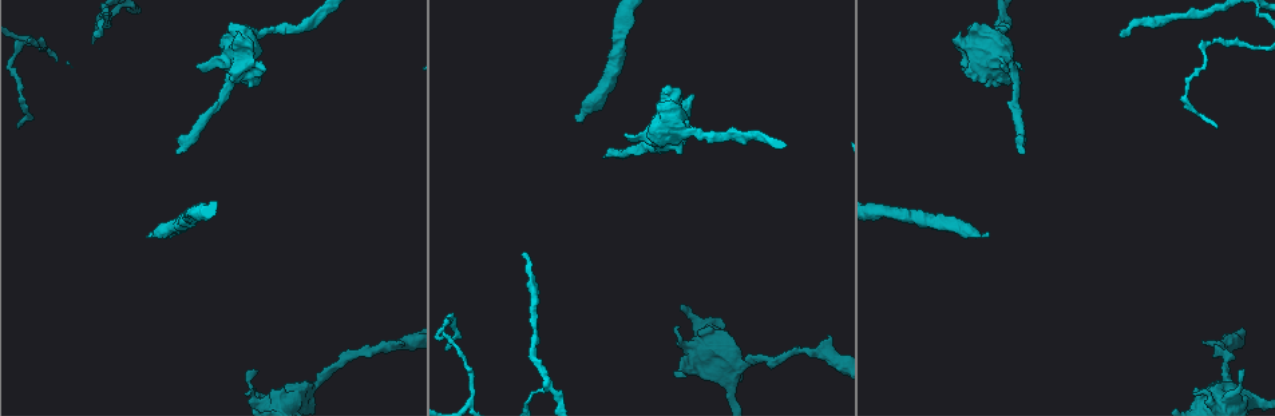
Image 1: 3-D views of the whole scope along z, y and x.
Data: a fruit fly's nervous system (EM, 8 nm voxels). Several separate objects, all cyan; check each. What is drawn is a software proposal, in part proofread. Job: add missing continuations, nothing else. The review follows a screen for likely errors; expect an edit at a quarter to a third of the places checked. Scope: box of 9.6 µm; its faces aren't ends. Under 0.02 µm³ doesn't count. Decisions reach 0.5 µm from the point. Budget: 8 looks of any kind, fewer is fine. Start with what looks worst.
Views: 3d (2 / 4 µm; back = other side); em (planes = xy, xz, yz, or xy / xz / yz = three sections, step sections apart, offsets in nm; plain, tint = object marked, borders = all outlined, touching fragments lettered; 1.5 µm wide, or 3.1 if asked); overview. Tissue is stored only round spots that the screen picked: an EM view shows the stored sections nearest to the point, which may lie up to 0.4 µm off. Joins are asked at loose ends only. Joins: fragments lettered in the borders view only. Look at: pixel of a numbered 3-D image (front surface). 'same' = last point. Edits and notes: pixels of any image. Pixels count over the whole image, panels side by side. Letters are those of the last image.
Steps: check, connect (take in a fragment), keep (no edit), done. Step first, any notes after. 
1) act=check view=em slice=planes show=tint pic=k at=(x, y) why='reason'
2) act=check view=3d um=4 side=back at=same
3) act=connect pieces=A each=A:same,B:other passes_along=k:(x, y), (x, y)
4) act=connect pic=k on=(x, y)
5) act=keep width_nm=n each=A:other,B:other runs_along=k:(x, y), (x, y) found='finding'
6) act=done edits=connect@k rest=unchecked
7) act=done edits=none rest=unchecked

act=check view=em slice=planes show=tint pic=1 at=(985, 236) why='an open end'

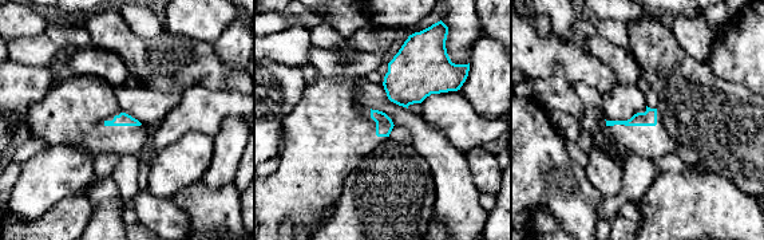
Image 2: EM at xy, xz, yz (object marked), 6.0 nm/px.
act=check view=em slice=planes show=borders at=same why='what lies round it'

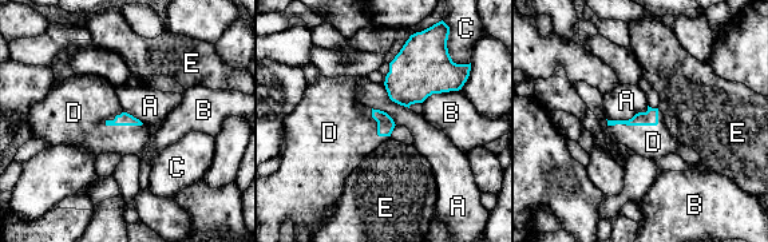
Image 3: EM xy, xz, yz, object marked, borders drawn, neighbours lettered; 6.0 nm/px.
act=connect pic=3 on=(653, 142) longest_contact=D:320nm each=A:other,B:other,C:other,D:same,E:other found='the cell continues'

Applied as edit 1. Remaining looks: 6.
act=check view=overview why='redraw'

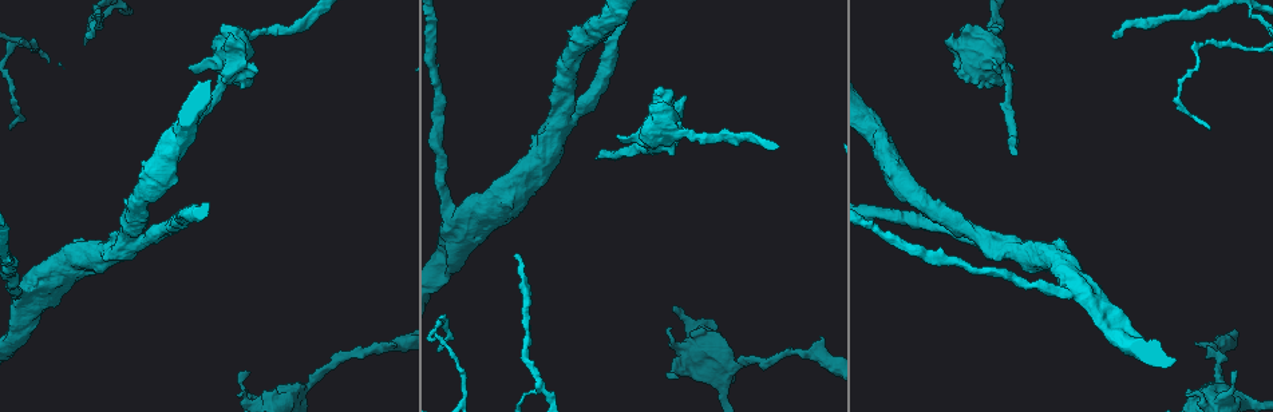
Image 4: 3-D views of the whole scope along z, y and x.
act=check view=em slice=planes show=borders pic=4 at=(617, 136) why='free end'

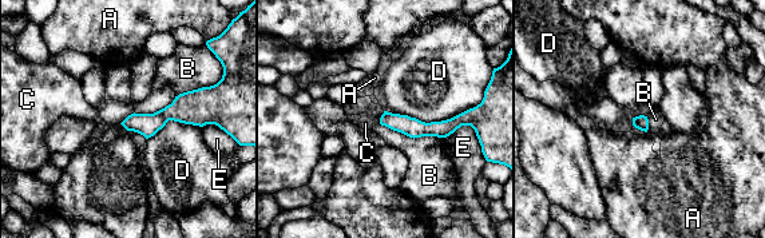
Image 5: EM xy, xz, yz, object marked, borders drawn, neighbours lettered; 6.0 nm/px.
act=keep each=A:other,B:other,C:other,D:other,E:other border=5:(134, 111), (121, 123) found='none of them fits'

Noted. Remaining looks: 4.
act=check view=em slice=planes show=borders pic=4 at=(675, 375) why='an open end'

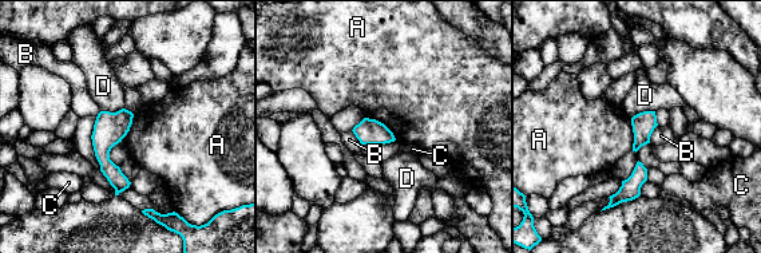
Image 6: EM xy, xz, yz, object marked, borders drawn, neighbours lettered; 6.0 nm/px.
act=keep width_nm=140 longest_contact=A:240nm each=A:other,B:other,C:other,D:other found='none of them fits'

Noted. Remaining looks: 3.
act=done edits=connect@3 rest=unchecked

